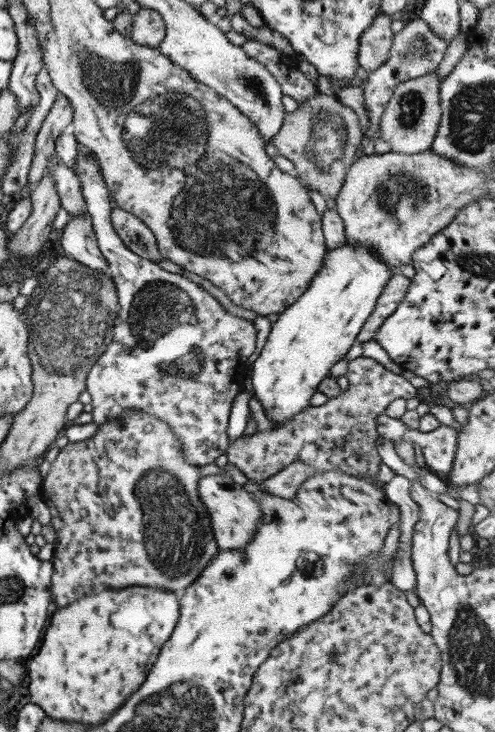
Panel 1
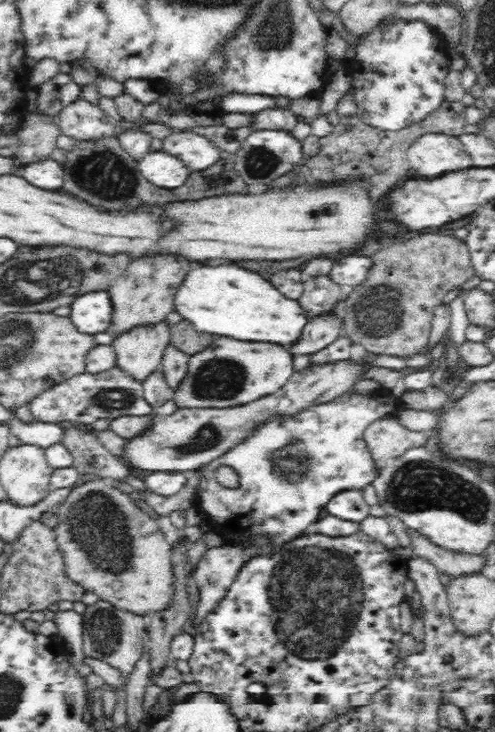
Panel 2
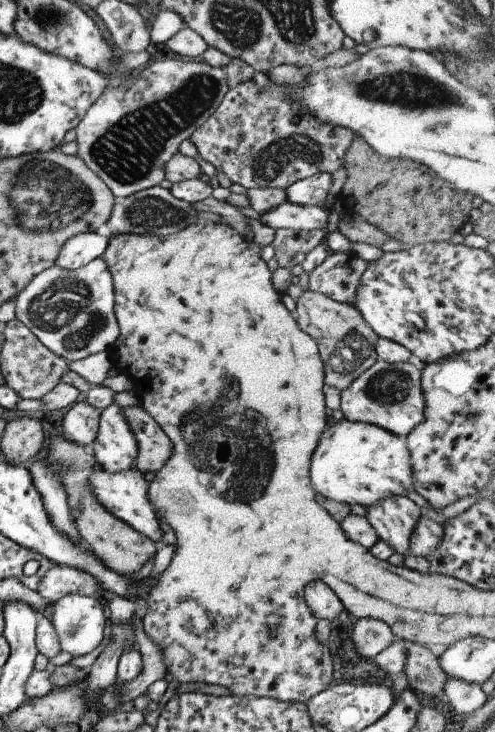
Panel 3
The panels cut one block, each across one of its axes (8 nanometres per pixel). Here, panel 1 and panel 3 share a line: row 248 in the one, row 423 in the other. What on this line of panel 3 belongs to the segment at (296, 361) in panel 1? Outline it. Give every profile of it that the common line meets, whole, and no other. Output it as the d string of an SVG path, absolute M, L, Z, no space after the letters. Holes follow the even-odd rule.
M343 418L335 424L326 425L311 455L309 478L315 494L325 499L342 503L360 504L369 507L387 498L389 495L405 495L412 489L412 468L410 456L403 436L394 435L388 430L374 424L349 422Z

